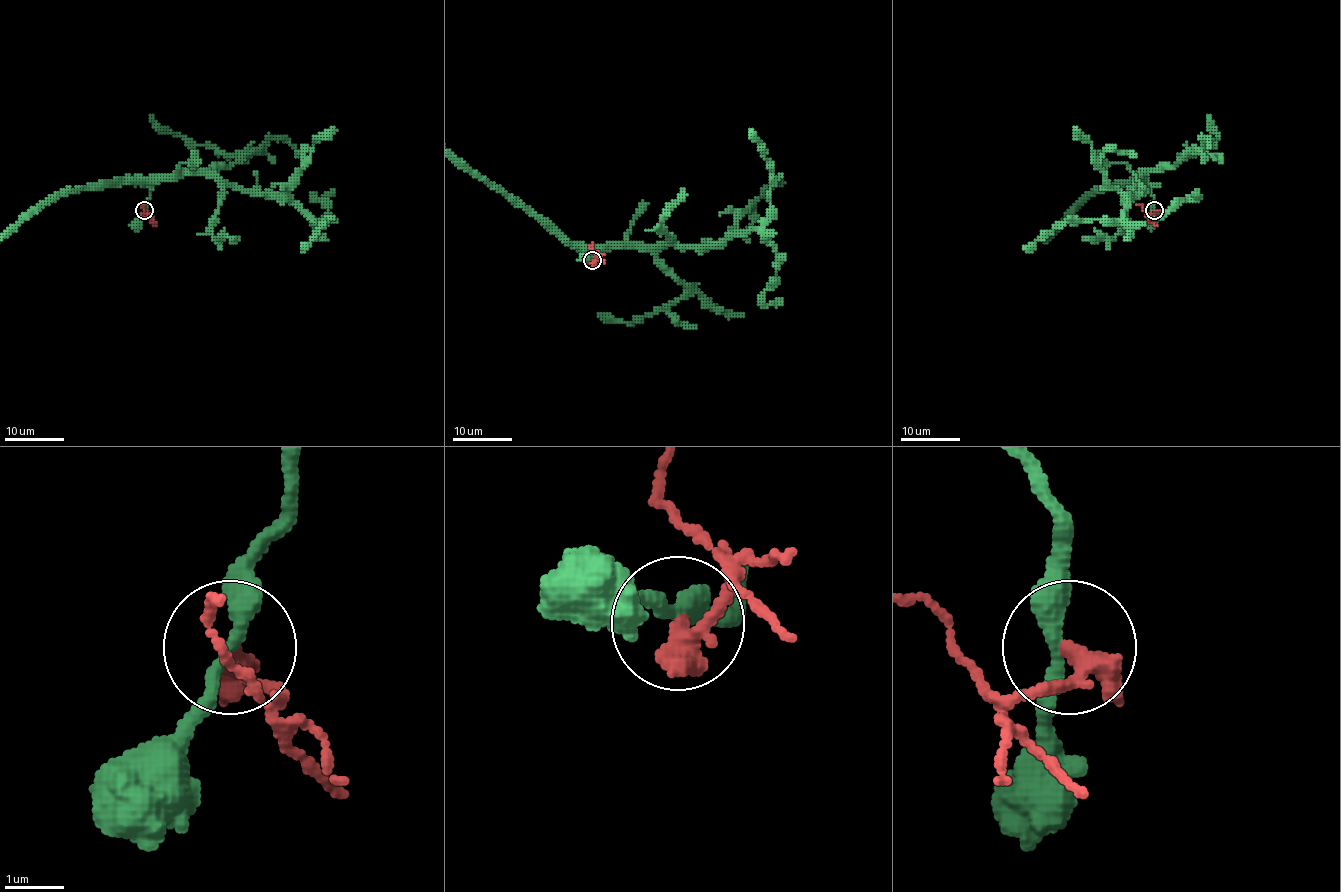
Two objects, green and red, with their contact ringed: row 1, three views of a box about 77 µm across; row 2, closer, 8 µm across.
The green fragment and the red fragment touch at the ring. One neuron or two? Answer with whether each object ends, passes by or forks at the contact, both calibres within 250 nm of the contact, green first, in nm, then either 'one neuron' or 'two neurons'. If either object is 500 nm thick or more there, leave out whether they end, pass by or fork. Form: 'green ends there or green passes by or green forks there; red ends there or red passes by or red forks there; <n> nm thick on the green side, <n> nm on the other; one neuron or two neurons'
green passes by; red ends there; 280 nm thick on the green side, 440 nm on the other; two neurons

